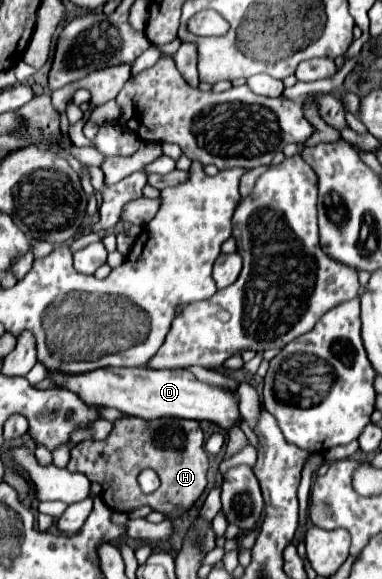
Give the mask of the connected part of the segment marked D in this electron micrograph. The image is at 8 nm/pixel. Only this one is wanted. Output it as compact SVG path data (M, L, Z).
M120 367L120 369L96 369L84 375L52 373L52 377L58 387L74 391L88 405L114 407L126 415L134 415L140 419L176 417L176 419L210 421L226 431L230 431L234 425L240 425L238 395L226 387L202 383L194 377L194 373L186 369L152 371L146 367Z

